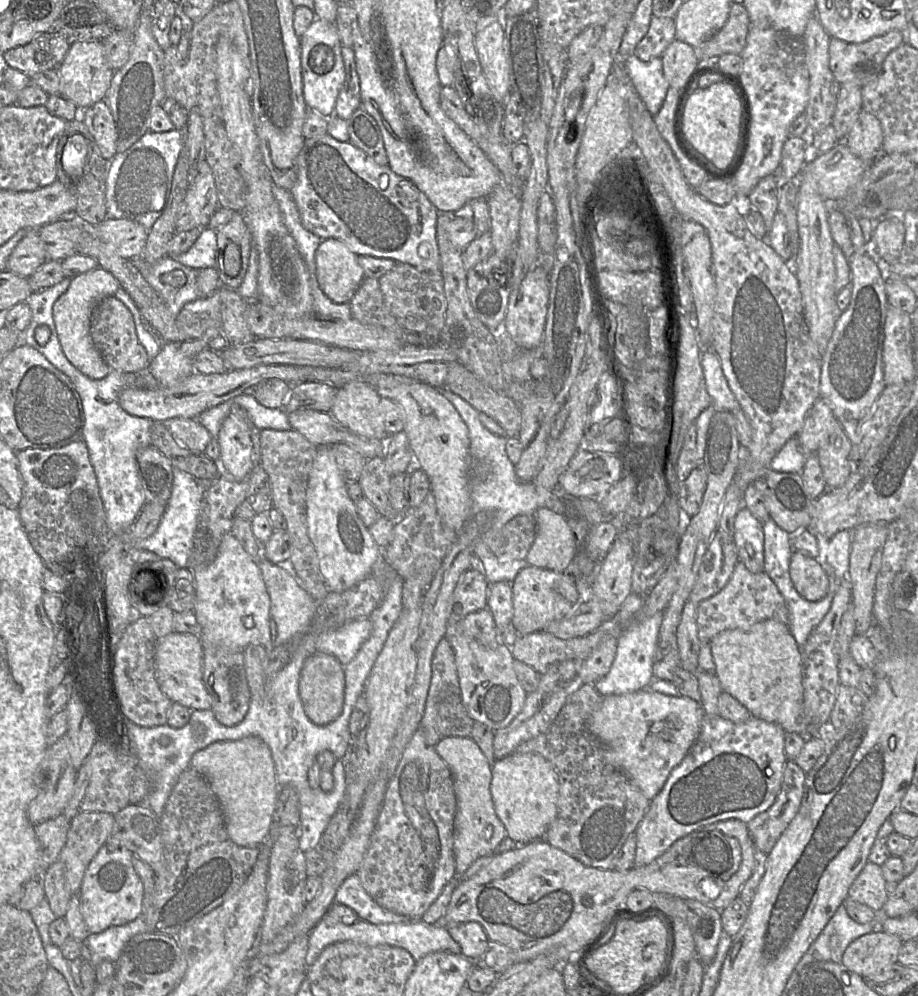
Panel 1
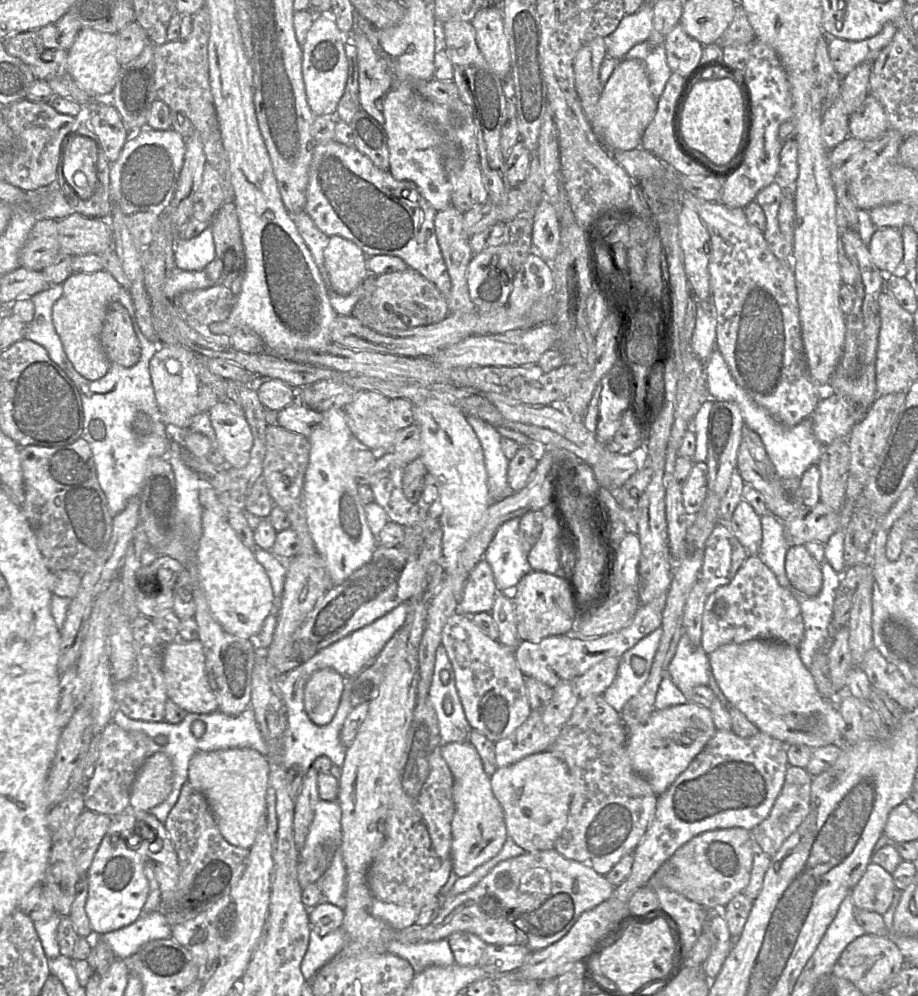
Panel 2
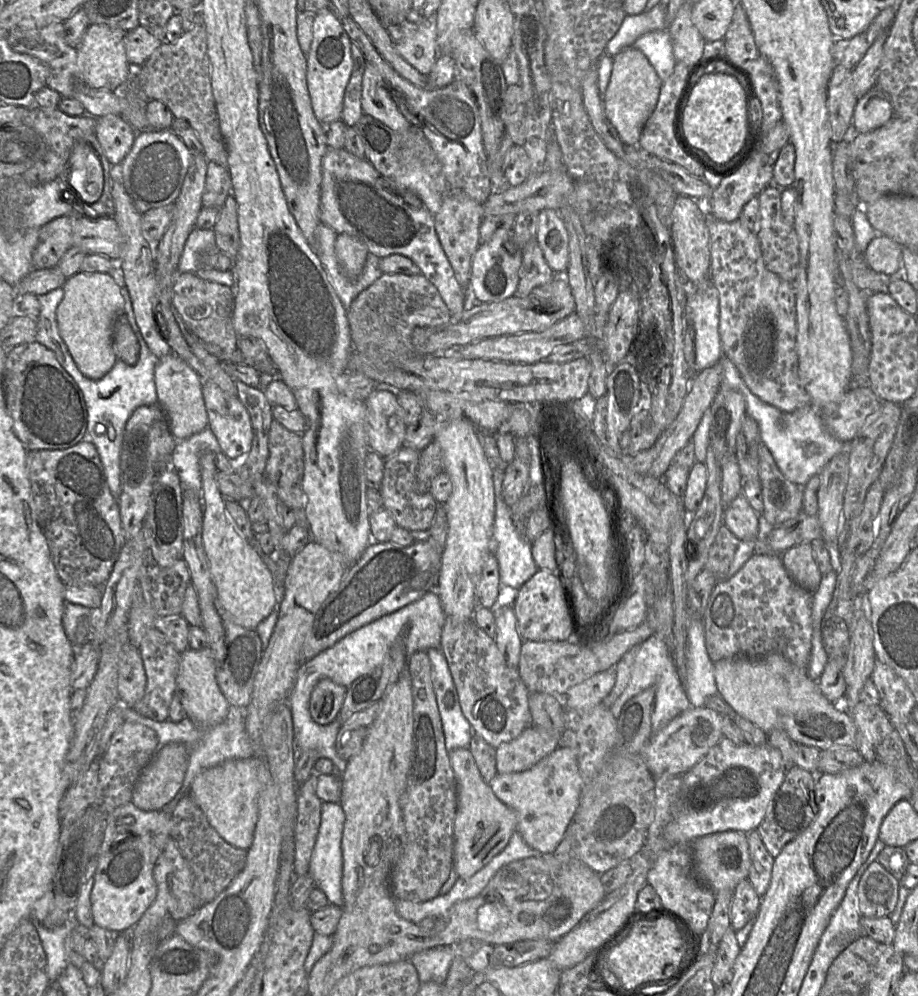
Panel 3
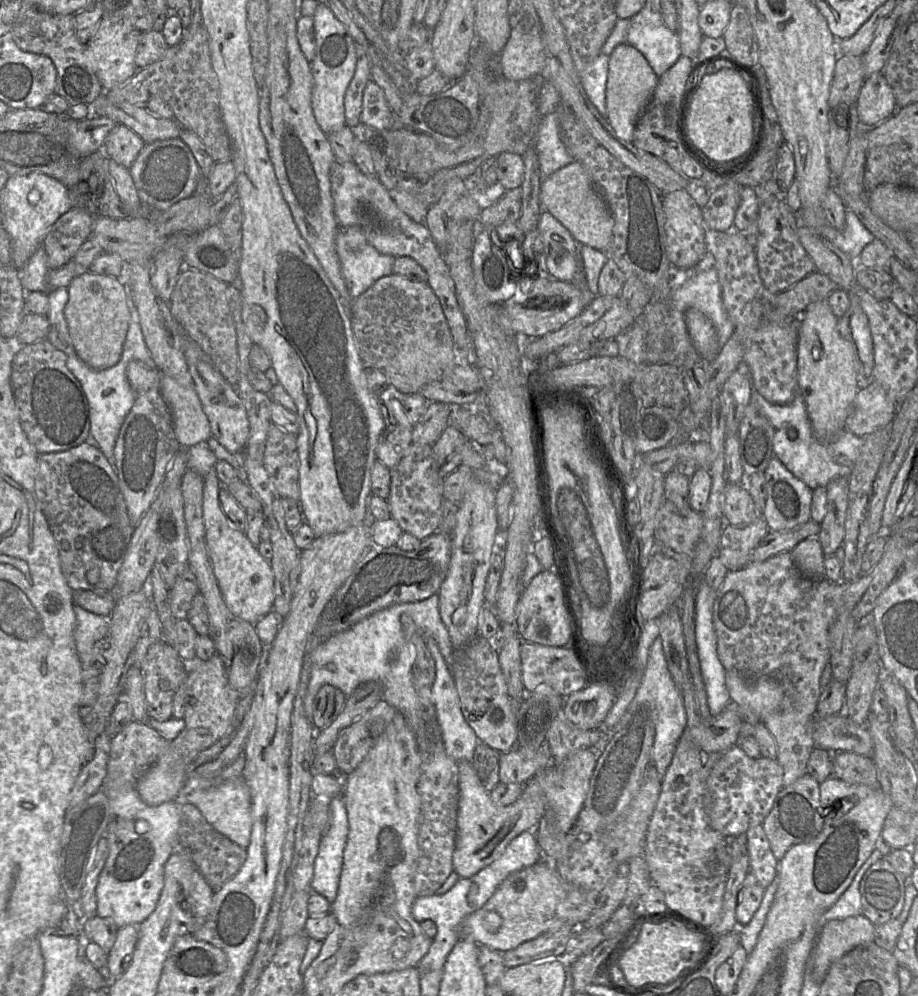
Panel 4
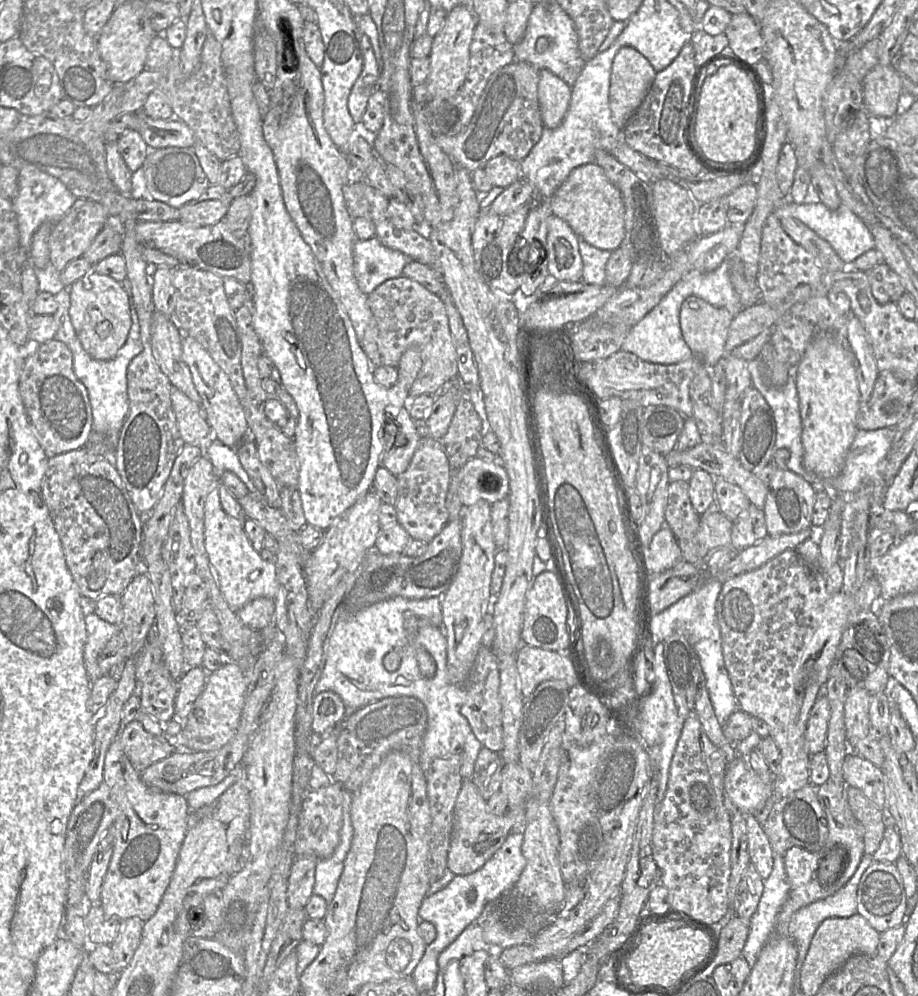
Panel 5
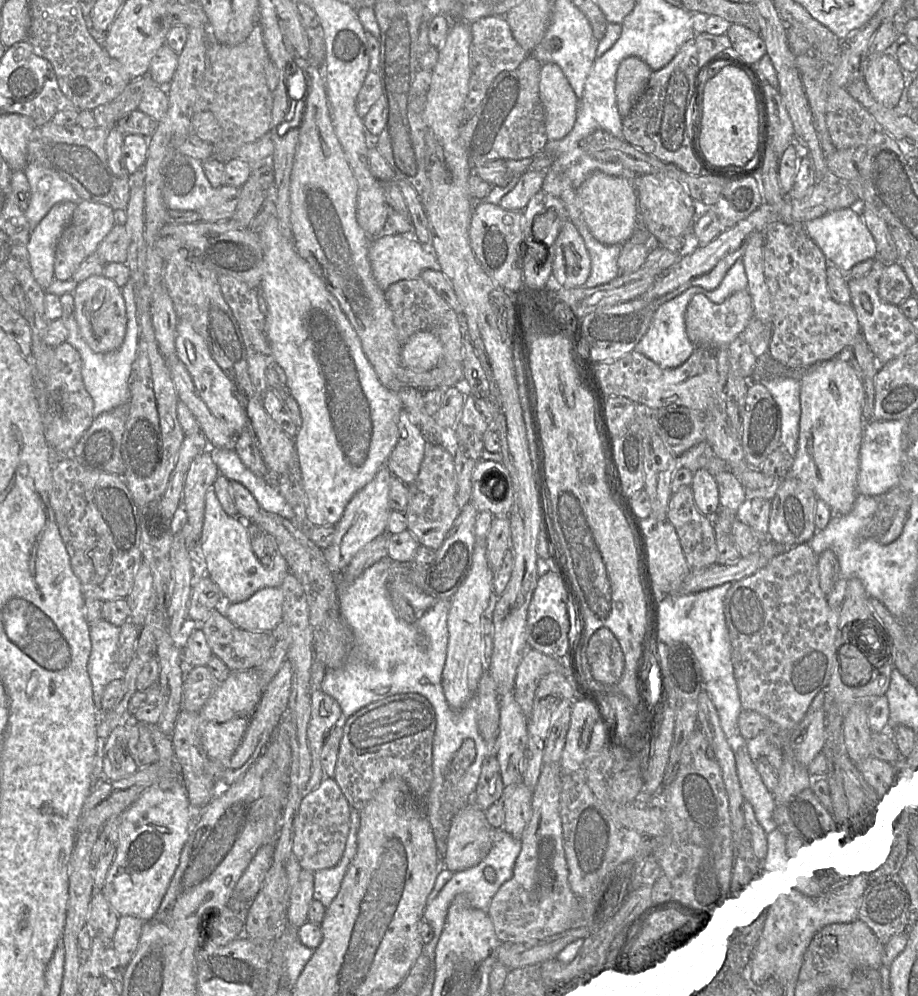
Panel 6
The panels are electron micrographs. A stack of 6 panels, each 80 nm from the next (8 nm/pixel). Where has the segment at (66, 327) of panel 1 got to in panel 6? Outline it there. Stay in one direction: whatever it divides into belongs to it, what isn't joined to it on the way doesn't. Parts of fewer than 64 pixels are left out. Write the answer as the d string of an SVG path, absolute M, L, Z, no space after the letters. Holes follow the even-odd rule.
M92 275L79 282L72 294L75 319L88 346L101 354L117 350L124 341L128 322L122 288L103 275Z

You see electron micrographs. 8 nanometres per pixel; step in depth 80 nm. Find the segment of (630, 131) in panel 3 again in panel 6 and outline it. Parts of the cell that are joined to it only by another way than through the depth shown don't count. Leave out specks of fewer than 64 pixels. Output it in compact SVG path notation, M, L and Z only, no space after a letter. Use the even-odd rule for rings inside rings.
M629 56L620 62L616 73L615 95L622 119L647 87L652 72L650 66L637 56Z

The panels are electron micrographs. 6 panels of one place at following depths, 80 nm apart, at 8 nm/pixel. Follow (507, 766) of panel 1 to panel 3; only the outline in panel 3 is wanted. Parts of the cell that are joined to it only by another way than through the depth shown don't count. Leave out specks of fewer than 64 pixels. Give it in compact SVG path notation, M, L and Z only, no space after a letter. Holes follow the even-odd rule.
M557 747L527 770L496 773L489 785L497 799L515 812L517 832L527 845L540 853L552 853L578 808L583 782L575 751Z

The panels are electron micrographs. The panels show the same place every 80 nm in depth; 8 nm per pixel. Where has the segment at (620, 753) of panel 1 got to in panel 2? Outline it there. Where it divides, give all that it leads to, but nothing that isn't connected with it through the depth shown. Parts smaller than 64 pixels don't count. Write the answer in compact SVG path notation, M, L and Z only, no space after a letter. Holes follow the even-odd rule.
M694 702L655 709L646 723L627 730L627 754L633 769L643 776L656 795L664 793L674 780L684 772L693 759L703 750L717 729L709 708Z

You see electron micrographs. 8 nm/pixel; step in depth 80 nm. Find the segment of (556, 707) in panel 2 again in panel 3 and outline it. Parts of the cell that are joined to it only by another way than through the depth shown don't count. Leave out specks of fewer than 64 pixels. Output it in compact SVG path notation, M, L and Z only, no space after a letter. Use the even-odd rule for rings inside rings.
M534 725L526 727L515 739L503 742L496 748L497 773L521 772L531 768L558 747L561 733L540 732Z

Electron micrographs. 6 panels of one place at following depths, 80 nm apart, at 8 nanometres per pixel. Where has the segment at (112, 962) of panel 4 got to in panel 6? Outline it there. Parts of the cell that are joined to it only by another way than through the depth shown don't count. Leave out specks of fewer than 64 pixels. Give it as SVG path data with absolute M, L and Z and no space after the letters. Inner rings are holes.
M120 916L111 946L120 963L126 968L139 946L145 921L134 916Z

